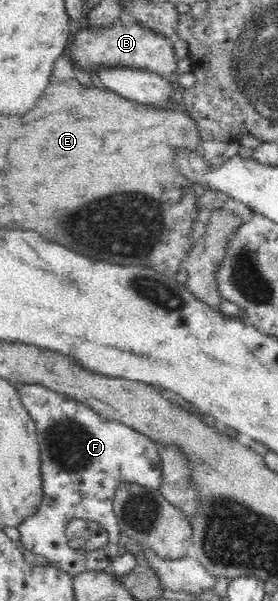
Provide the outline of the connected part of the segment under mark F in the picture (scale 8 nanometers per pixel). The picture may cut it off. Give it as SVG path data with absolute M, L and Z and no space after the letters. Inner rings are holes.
M17 384L22 405L36 423L38 442L41 451L42 487L44 496L42 504L36 509L36 514L28 516L26 522L20 522L17 530L21 536L21 543L34 554L48 559L50 565L71 574L73 577L88 570L110 570L114 558L122 551L120 547L121 530L117 517L113 512L113 501L116 490L122 482L135 483L150 490L160 489L162 486L162 459L158 455L158 448L146 435L107 417L99 415L89 406L59 392L36 384ZM75 519L96 522L105 533L105 543L98 549L77 551L67 542L66 526Z

